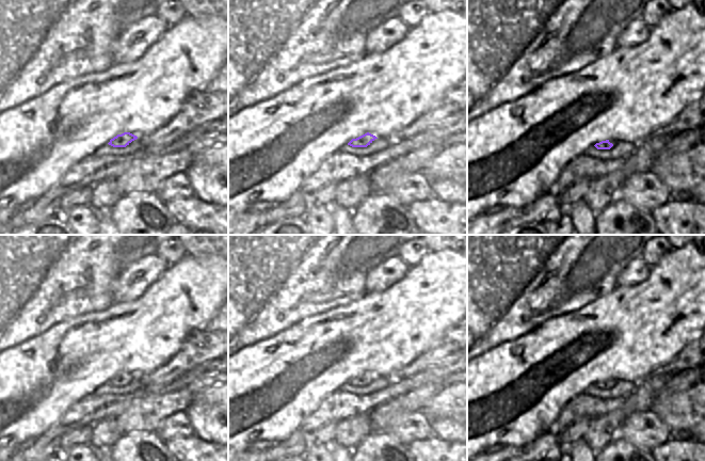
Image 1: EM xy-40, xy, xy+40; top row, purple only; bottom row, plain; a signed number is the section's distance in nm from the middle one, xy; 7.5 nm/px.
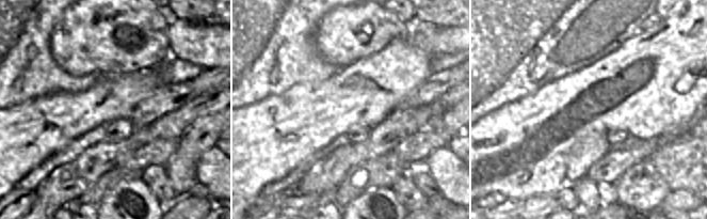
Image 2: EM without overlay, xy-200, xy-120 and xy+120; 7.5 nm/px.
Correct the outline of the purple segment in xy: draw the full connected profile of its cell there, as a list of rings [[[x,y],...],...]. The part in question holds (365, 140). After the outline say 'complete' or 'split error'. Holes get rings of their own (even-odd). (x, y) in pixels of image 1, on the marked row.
[[[367,132],[356,139],[352,139],[348,145],[352,147],[367,147],[370,145],[375,139],[378,139],[375,136]]]; complete

